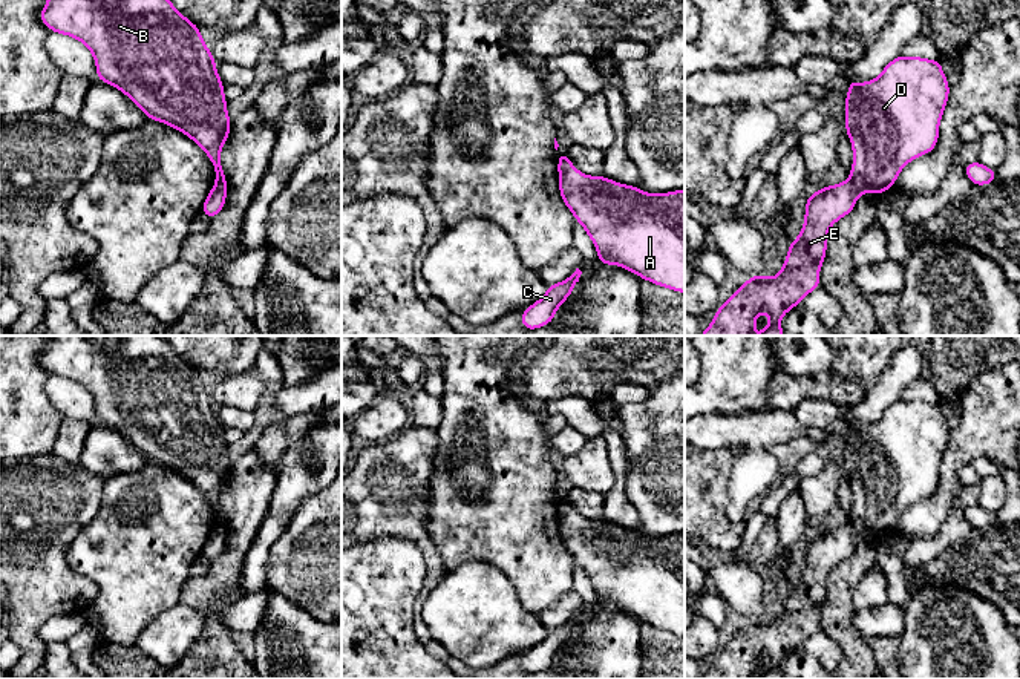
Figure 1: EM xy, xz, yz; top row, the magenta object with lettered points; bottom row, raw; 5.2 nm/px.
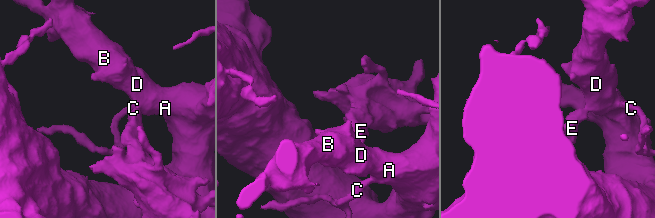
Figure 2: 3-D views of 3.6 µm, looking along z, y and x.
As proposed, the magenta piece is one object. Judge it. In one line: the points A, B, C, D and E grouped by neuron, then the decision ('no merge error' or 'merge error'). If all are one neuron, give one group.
groups A B C D / E; merge error

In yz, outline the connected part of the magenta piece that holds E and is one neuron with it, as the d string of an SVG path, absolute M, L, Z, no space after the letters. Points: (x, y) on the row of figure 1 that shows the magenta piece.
M850 179L822 187L806 198L804 225L796 239L789 245L789 251L775 277L763 274L750 276L734 294L715 311L711 325L700 336L754 336L755 317L766 313L769 325L758 336L784 336L780 320L783 316L801 303L803 297L819 288L819 271L825 259L830 227L841 218L850 215L861 192Z

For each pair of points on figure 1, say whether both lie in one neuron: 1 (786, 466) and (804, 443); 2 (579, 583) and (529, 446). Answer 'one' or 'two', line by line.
1: one
2: two

